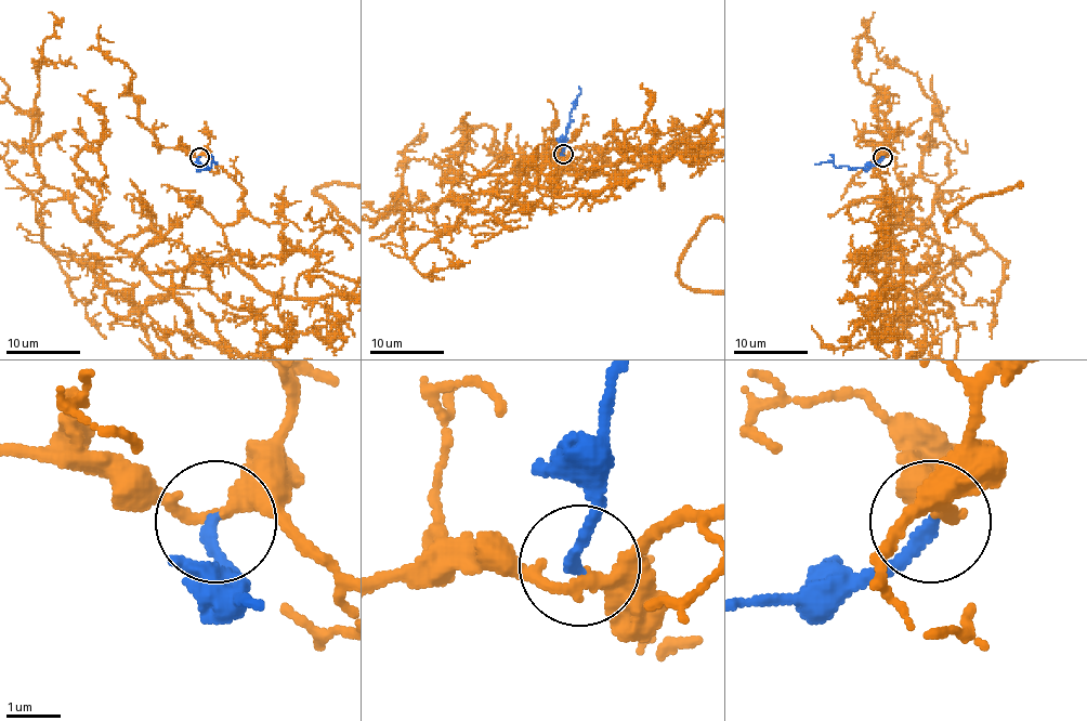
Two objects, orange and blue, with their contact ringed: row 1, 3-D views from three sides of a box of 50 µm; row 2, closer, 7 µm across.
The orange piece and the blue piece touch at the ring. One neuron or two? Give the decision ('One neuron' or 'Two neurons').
One neuron

